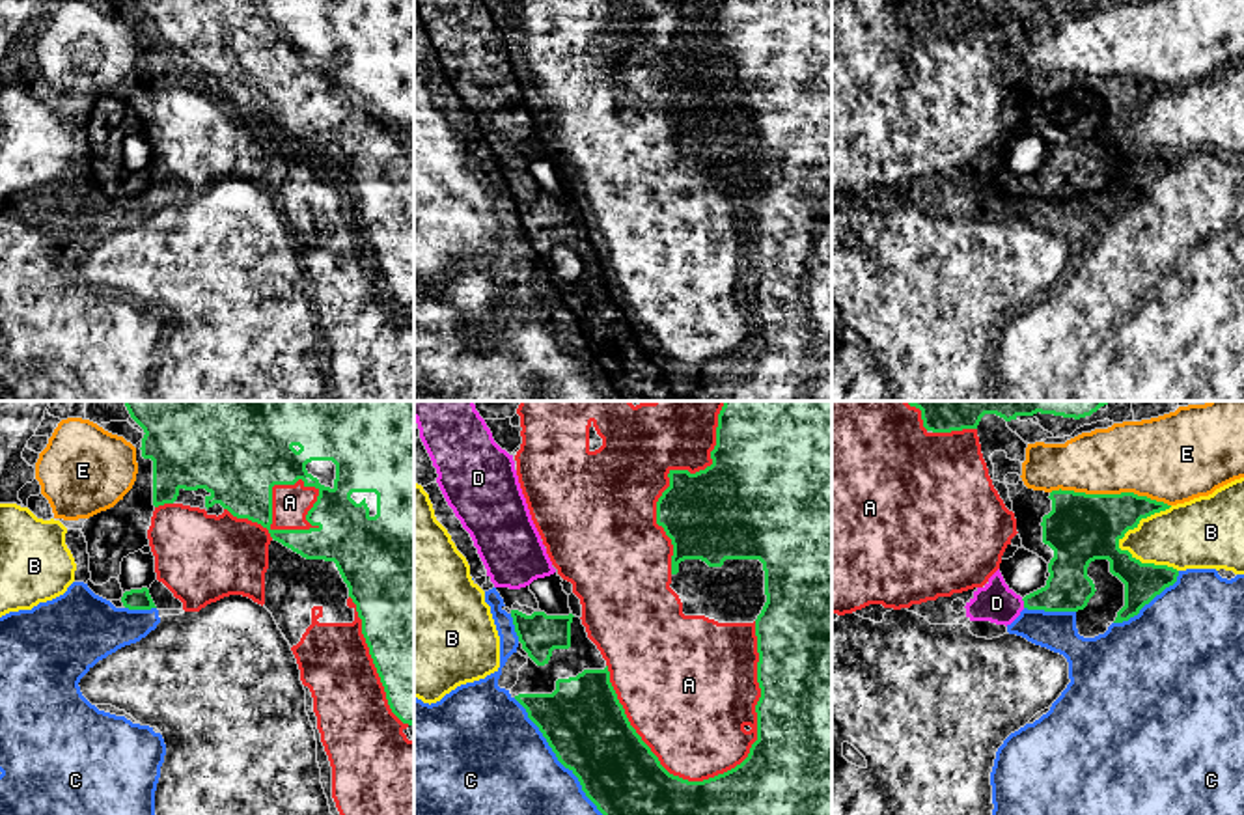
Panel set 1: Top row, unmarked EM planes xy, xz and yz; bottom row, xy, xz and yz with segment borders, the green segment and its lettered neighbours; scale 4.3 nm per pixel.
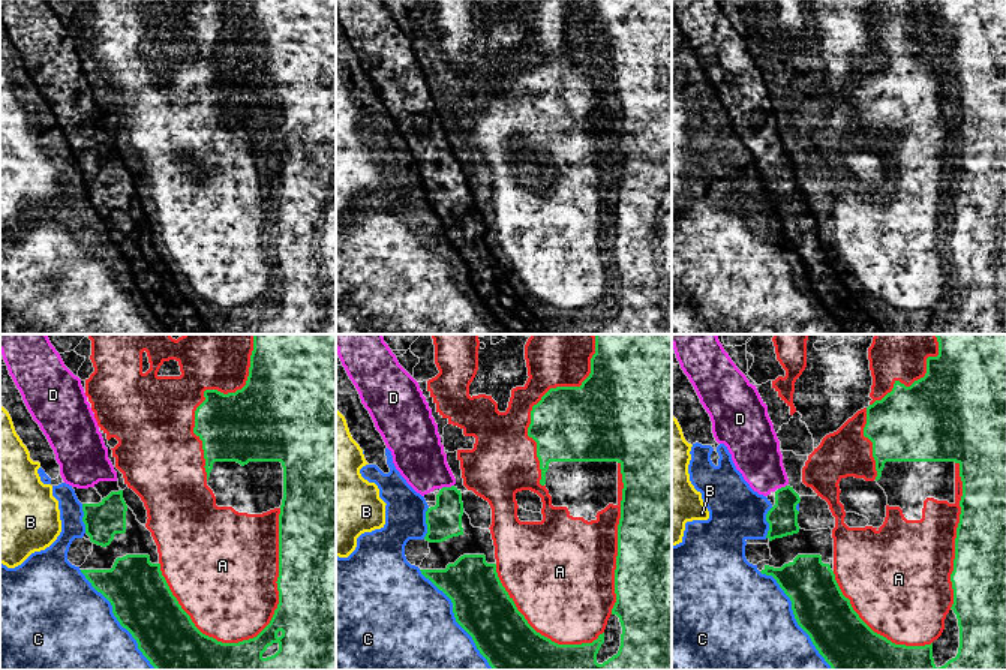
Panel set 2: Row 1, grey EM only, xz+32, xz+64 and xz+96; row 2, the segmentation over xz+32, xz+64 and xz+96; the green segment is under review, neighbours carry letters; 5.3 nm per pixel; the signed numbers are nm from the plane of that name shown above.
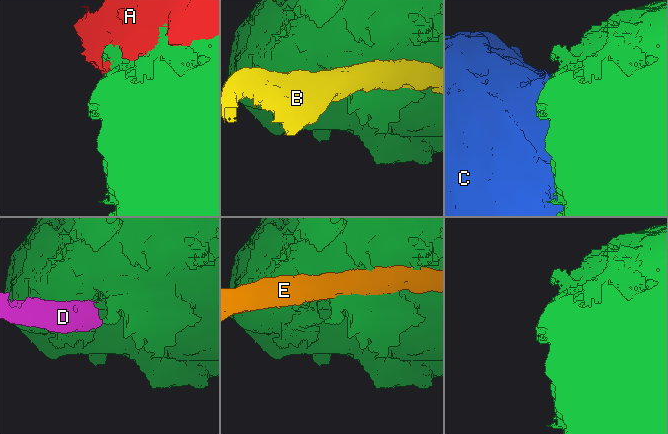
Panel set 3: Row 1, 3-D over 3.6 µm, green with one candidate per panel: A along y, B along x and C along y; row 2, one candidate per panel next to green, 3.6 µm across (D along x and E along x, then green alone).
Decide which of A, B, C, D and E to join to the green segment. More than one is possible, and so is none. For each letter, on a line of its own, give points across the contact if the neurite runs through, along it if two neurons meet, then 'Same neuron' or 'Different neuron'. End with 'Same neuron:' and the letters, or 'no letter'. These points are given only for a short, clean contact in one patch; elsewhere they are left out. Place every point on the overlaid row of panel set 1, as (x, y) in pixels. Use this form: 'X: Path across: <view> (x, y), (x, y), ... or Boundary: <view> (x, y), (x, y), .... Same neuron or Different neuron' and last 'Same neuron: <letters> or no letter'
A: Different neuron
B: Different neuron
C: Different neuron
D: Boundary: yz (1021, 599), (1024, 607). Different neuron
E: Different neuron
Same neuron: no letter

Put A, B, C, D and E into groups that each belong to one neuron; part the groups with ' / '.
A / B / C / D / E

